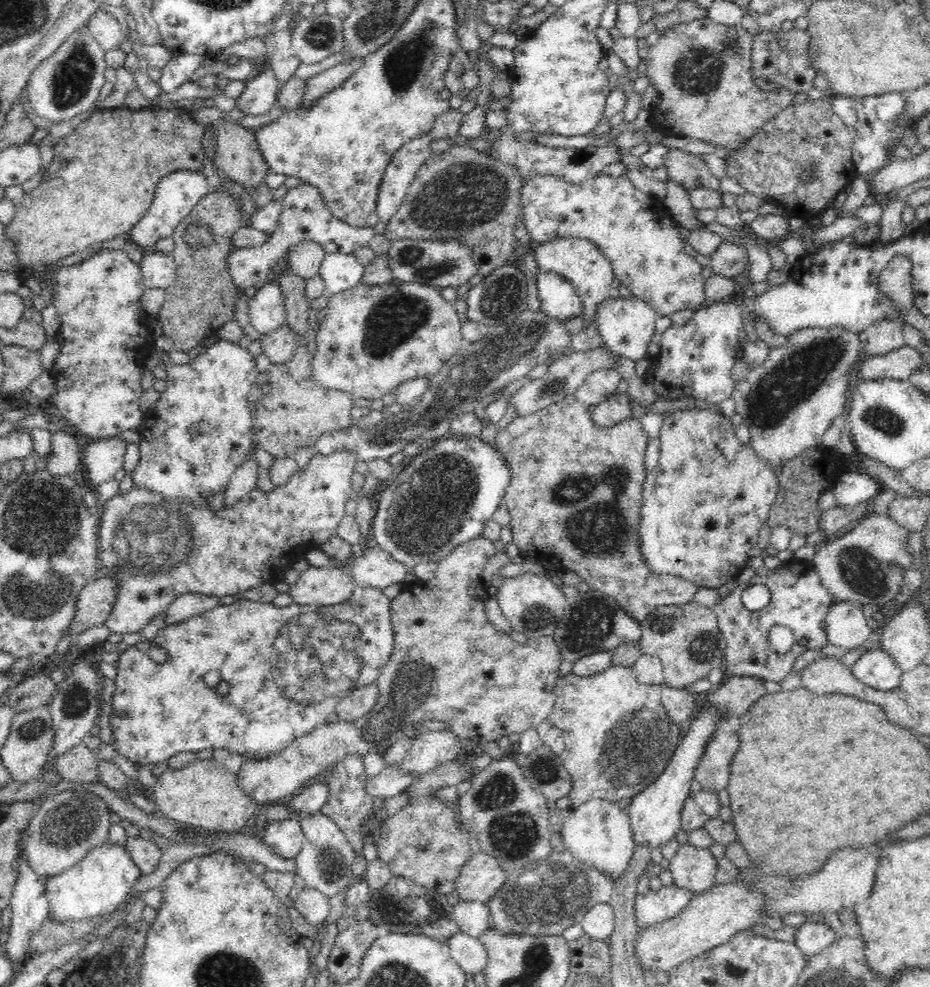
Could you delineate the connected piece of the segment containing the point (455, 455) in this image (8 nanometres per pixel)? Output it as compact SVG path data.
M446 436L434 445L432 448L422 452L420 455L414 457L414 460L410 462L406 468L402 469L395 480L385 488L384 491L378 491L375 499L378 504L378 510L374 521L371 524L372 536L376 540L378 547L391 554L391 558L401 562L402 564L408 564L408 566L416 566L416 564L422 564L422 562L440 562L442 558L448 556L456 546L459 544L474 540L481 536L484 530L484 525L492 519L494 512L500 508L500 504L503 503L503 496L506 494L507 484L510 484L511 472L509 464L502 458L498 448L493 448L488 444L485 444L480 436L478 437L466 437L458 438L454 436Z

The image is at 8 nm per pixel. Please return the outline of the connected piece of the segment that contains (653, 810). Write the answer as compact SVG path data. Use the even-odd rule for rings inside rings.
M710 704L708 709L704 709L691 720L689 728L682 731L681 740L664 772L650 786L633 796L632 802L626 809L636 847L643 845L648 845L650 849L661 847L674 839L675 834L681 829L681 810L690 794L693 770L703 755L706 743L723 721L724 713L723 710L717 710Z

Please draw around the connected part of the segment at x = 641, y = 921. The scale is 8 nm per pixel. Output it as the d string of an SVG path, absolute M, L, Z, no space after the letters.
M664 886L657 892L650 890L647 894L636 898L635 916L639 928L648 928L664 920L672 920L678 916L695 895L692 890Z

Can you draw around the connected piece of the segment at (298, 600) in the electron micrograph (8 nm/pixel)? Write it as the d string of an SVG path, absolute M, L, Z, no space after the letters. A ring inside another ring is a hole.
M311 565L296 583L289 585L287 593L296 604L325 607L348 600L355 588L350 571Z

